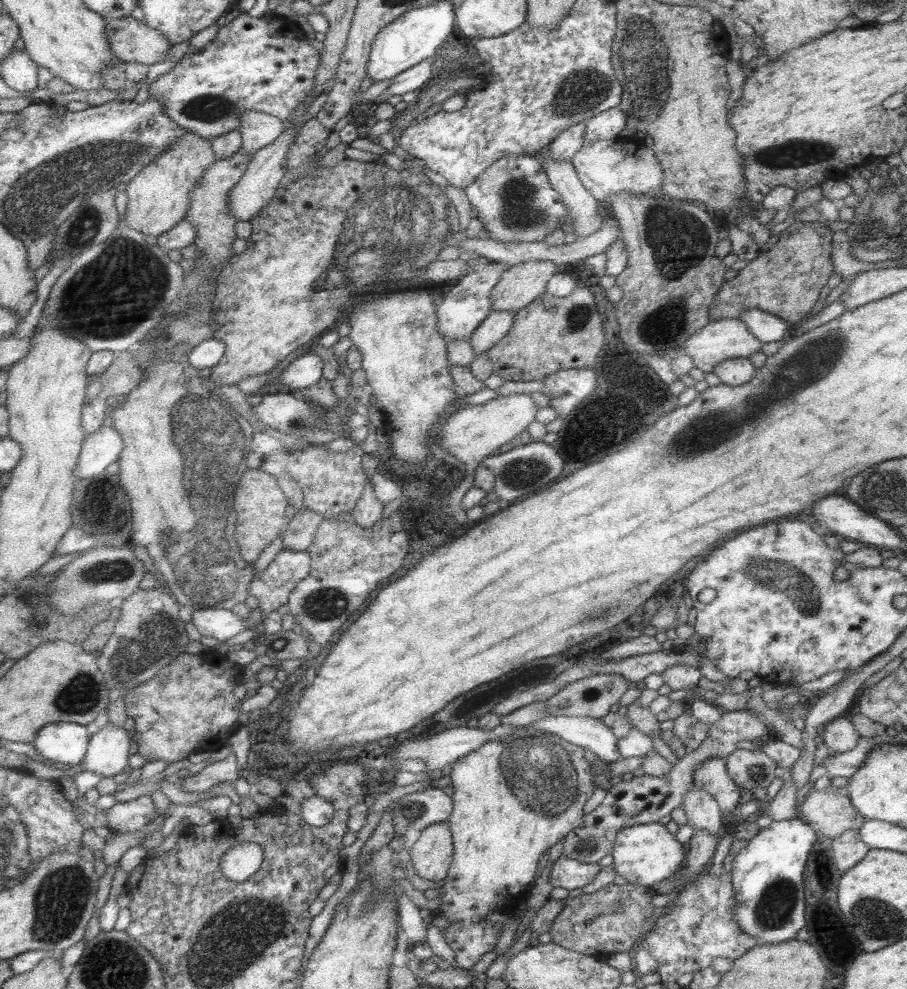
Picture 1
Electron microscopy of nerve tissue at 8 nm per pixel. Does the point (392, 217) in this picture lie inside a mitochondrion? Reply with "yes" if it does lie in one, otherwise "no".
yes

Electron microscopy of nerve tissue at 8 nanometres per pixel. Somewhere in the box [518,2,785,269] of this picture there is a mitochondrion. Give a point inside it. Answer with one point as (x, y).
(641, 56)

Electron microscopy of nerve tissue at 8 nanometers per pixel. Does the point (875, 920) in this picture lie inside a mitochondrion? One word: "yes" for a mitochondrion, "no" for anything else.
yes

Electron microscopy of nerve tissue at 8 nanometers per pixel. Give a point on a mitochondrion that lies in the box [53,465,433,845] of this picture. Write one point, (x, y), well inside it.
(157, 635)

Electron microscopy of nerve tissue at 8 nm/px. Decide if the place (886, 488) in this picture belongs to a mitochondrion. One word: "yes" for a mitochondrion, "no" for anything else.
yes

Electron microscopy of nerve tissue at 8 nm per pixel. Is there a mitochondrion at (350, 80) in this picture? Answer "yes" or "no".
no

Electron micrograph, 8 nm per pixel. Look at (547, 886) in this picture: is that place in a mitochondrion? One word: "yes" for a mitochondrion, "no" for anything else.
no

